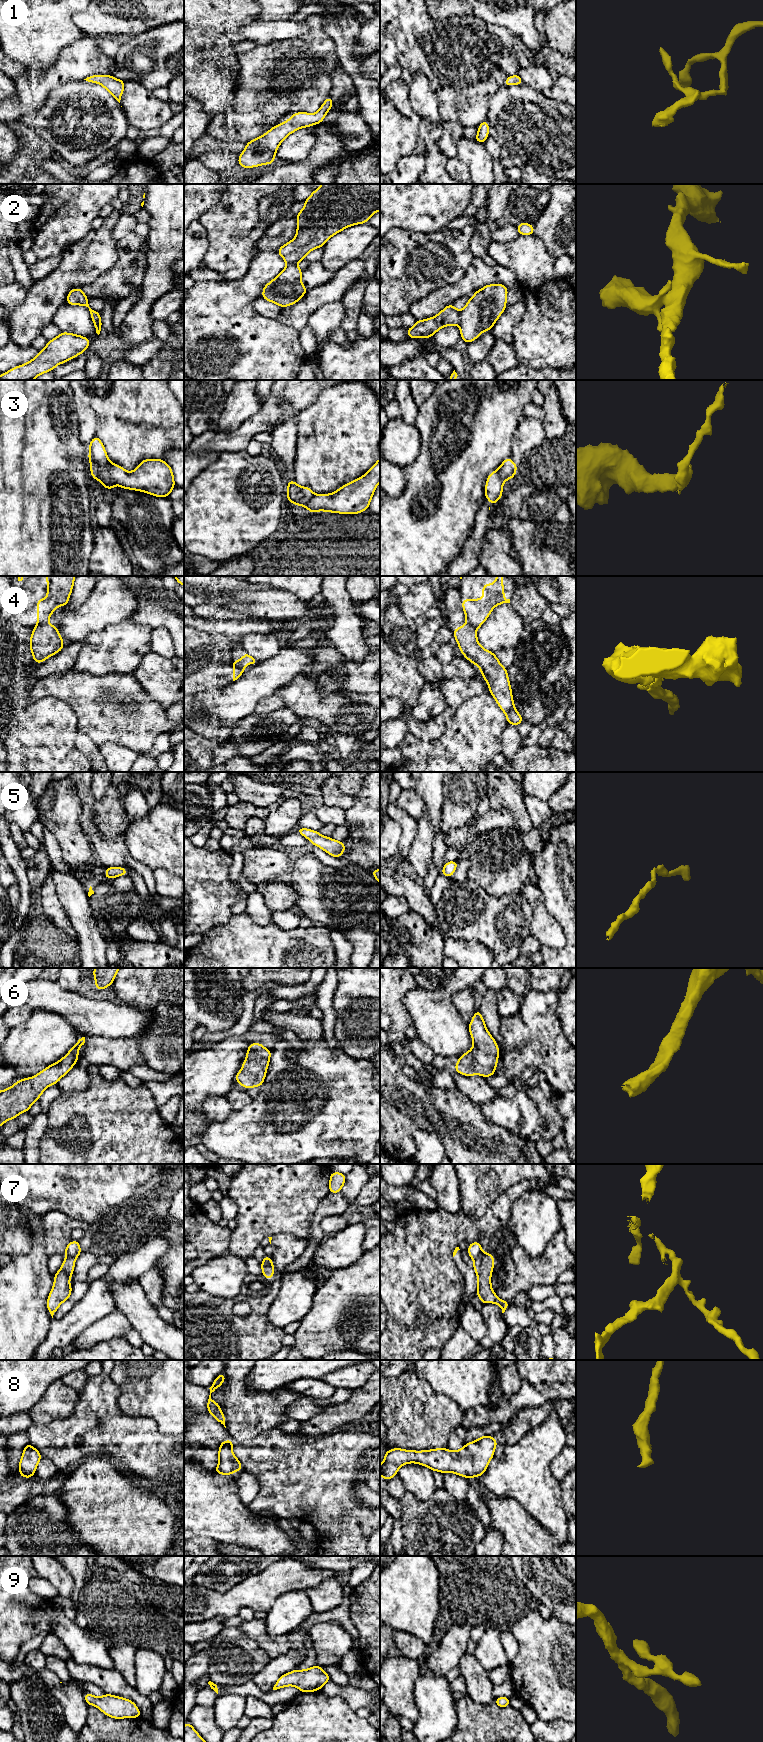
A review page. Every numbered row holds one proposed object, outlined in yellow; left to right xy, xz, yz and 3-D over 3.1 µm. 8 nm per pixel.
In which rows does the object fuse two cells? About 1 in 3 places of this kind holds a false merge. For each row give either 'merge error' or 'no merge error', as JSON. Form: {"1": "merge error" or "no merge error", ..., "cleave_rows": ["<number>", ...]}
{"1": "no merge error", "2": "merge error", "3": "merge error", "4": "merge error", "5": "no merge error", "6": "no merge error", "7": "merge error", "8": "no merge error", "9": "no merge error", "cleave_rows": ["2", "3", "4", "7"]}

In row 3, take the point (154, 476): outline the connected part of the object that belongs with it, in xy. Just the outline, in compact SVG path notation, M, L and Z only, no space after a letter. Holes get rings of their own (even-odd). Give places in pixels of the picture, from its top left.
M145 459L132 472L109 461L111 478L122 489L169 497L176 486L171 467L162 459Z

